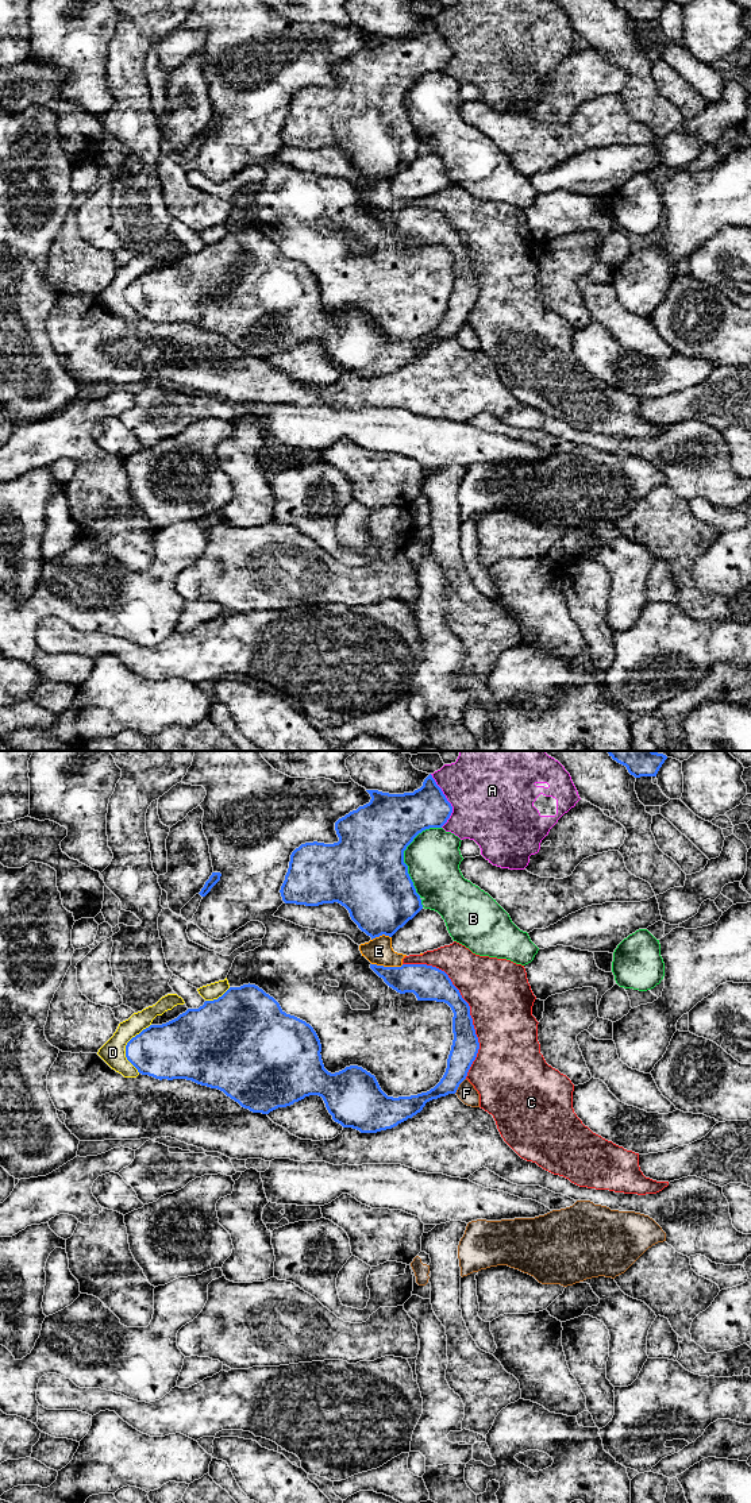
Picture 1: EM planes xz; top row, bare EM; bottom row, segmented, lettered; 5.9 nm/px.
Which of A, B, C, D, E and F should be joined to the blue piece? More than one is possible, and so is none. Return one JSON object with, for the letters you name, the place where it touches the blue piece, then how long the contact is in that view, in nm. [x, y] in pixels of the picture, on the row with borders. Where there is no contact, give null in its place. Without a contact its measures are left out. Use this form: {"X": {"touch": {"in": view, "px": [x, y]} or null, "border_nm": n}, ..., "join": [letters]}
{"join": []}

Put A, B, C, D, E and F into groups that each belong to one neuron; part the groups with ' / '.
A / B / C E / D F

